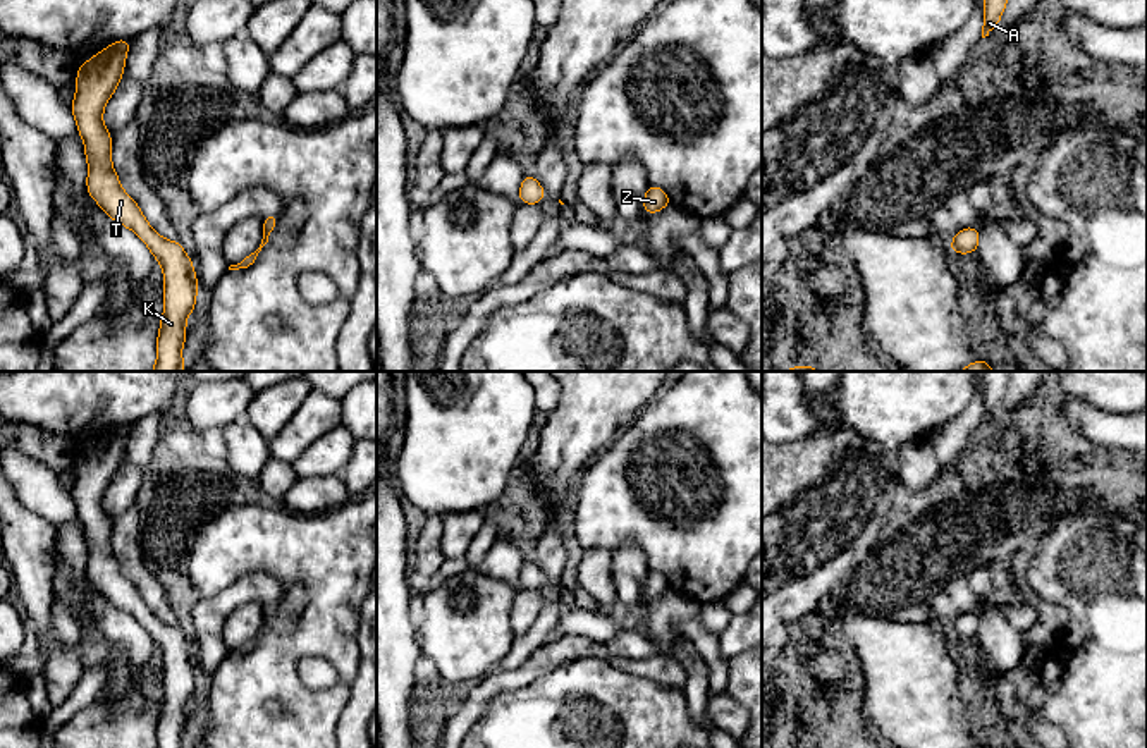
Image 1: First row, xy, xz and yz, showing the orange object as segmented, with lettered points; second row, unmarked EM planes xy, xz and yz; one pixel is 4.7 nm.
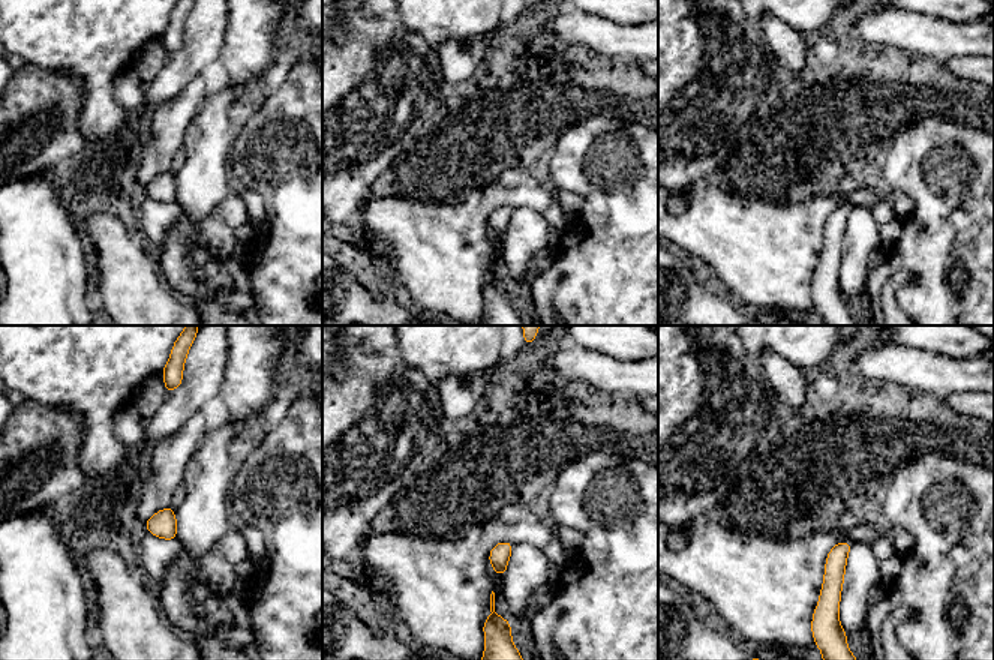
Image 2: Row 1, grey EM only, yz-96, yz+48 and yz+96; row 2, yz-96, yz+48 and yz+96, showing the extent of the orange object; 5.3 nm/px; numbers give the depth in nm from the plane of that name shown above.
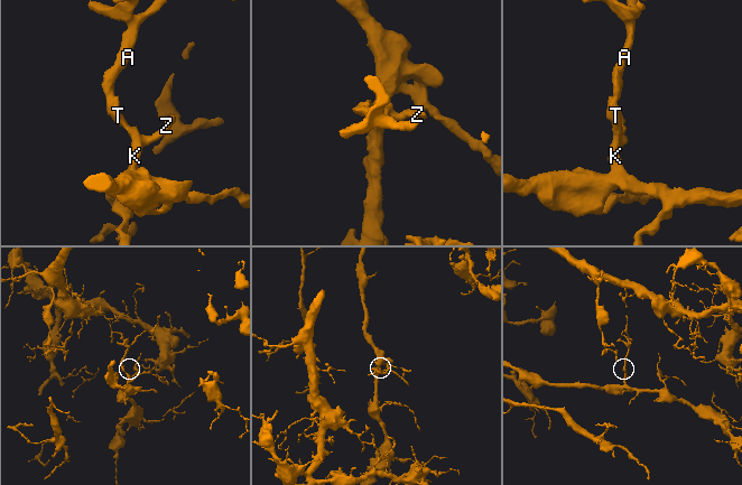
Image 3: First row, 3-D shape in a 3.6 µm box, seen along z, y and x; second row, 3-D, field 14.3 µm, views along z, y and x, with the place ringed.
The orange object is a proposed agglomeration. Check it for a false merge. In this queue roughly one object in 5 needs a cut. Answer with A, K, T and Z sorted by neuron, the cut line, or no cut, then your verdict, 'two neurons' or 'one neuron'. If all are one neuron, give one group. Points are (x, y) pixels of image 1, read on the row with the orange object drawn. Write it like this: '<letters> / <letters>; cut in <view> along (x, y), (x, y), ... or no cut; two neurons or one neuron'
A K T Z; no cut; one neuron

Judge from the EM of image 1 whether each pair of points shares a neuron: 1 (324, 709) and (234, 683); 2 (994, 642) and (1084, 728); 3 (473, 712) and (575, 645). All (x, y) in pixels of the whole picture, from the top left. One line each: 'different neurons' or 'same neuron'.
1: same neuron
2: different neurons
3: same neuron

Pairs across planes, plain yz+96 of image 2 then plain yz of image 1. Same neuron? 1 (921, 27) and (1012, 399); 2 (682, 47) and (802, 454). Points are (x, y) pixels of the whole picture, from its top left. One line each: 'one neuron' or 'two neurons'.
1: two neurons
2: one neuron

